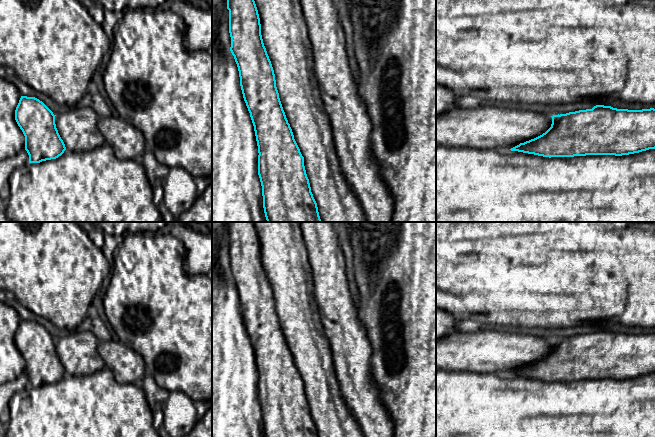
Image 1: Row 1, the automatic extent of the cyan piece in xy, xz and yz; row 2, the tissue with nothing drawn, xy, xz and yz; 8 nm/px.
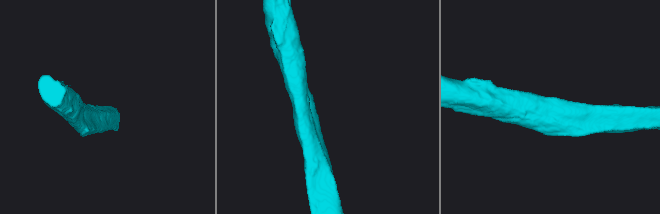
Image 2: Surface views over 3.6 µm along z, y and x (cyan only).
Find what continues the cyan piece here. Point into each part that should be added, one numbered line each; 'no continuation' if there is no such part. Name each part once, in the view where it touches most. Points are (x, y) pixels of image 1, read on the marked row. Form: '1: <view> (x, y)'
no continuation

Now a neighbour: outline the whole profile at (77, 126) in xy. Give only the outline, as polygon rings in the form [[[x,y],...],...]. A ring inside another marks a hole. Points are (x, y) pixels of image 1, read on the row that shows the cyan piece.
[[[90,105],[70,107],[56,115],[56,128],[66,149],[82,152],[106,144],[97,126],[98,119]]]

